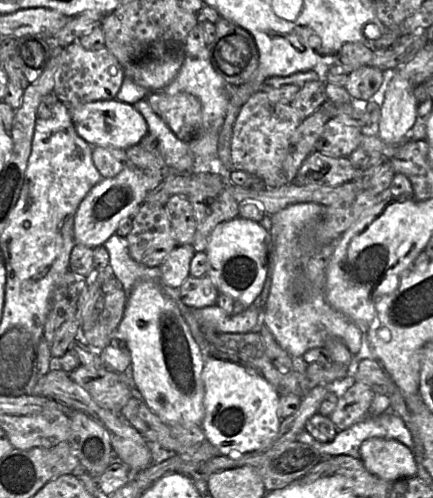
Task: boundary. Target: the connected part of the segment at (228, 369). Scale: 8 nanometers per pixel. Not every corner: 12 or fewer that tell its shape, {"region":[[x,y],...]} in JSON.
{"region":[[204,353],[204,418],[221,455],[266,451],[279,397],[260,374]]}

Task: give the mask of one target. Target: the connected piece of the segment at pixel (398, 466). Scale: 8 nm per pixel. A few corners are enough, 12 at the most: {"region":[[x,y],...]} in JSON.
{"region":[[365,440],[360,458],[387,482],[417,475],[415,452],[397,440]]}

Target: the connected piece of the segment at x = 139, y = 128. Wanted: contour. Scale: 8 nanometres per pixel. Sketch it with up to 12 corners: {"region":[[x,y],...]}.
{"region":[[117,99],[67,105],[92,146],[125,151],[149,134]]}

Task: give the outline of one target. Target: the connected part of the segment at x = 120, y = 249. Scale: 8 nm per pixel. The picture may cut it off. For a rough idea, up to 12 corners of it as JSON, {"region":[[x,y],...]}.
{"region":[[115,233],[104,246],[127,297],[150,280],[161,288],[160,266],[137,263],[125,237]]}

